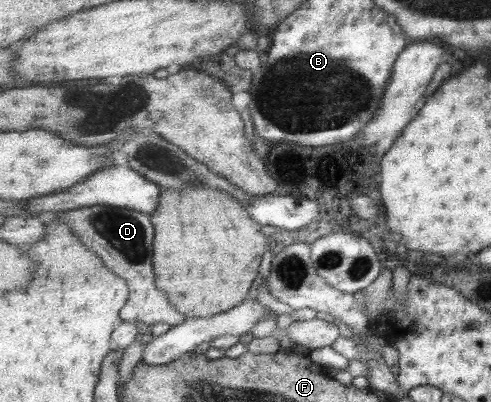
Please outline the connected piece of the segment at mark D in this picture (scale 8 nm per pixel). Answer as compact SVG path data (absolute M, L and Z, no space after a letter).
M110 205L82 207L76 210L41 215L45 219L60 219L68 223L75 233L130 287L129 300L121 310L122 321L145 324L152 328L159 322L172 326L182 324L187 318L172 304L167 292L157 286L154 258L154 234L151 217L143 212Z

